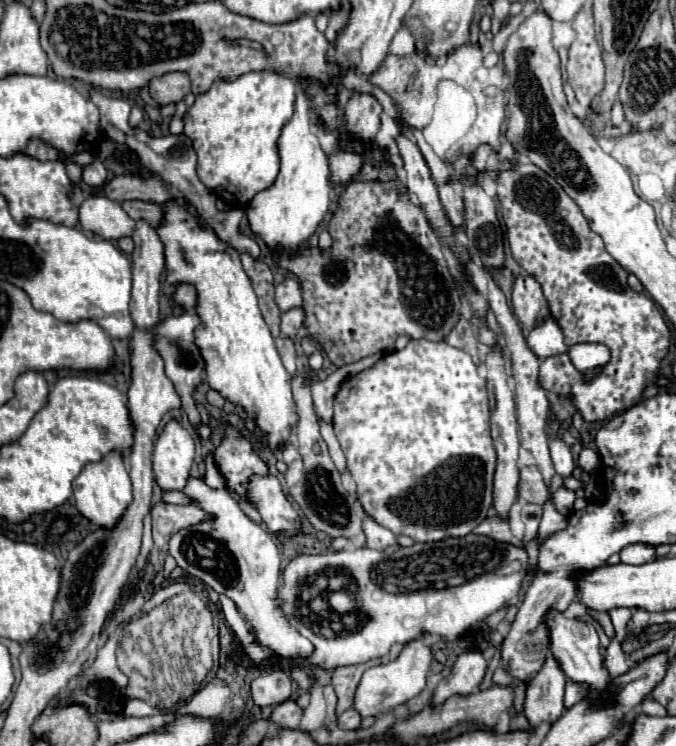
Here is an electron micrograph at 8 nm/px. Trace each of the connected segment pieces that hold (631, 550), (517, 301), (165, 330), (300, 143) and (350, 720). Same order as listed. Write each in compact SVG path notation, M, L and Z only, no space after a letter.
M631 544L631 546L625 546L619 552L619 556L621 556L621 562L639 566L639 564L645 564L645 562L653 560L655 548L653 546L647 546L647 544Z
M529 274L517 276L513 284L513 312L525 330L531 330L547 318L549 308L537 280Z
M181 314L181 316L167 316L159 324L159 328L155 330L155 348L165 360L165 374L175 384L175 390L181 396L189 414L193 410L193 390L201 382L203 368L205 368L205 362L199 354L199 348L195 346L195 340L193 340L193 330L197 326L199 326L199 316L197 314Z
M301 82L295 100L295 114L285 124L277 140L281 170L275 182L259 192L247 206L247 218L253 234L257 234L267 244L269 252L273 252L273 248L285 248L285 256L293 256L293 252L297 252L297 248L301 248L315 234L331 202L329 162L311 132L311 116L307 82Z
M355 708L345 710L345 712L337 718L337 726L343 728L343 730L357 730L359 724L361 724L361 716L359 716L359 712L357 712Z

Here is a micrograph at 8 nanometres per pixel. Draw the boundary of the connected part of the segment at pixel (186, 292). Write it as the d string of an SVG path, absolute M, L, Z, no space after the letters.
M179 284L171 298L173 298L173 302L175 302L175 304L179 304L185 312L193 312L193 308L195 308L195 304L197 304L195 288L193 288L193 286L189 286L189 284Z

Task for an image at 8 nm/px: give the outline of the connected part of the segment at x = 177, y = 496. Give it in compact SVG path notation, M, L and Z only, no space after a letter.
M167 490L163 492L163 500L169 504L195 504L191 498L187 498L185 494L181 494L179 490Z

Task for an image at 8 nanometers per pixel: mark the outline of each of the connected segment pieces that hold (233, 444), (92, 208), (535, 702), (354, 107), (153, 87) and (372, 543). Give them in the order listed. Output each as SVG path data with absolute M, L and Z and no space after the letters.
M231 428L221 444L215 448L215 464L225 478L225 486L247 502L247 488L243 488L251 476L267 476L269 468L261 456L253 450L251 442Z
M89 196L79 206L79 224L83 230L91 230L105 240L119 240L131 236L135 222L127 212L105 196Z
M547 658L545 666L529 680L523 714L531 728L541 726L543 722L553 724L563 714L565 682L567 680L555 658Z
M353 92L343 106L345 128L361 140L375 140L381 118L381 104L371 94Z
M173 72L159 78L153 78L149 84L149 94L153 100L157 100L161 106L179 102L191 92L191 82L185 72Z
M365 514L363 518L363 532L365 532L365 540L367 540L367 546L373 548L373 550L383 550L391 544L397 542L395 534L389 532L387 528L383 528L381 524L377 524L371 516Z

